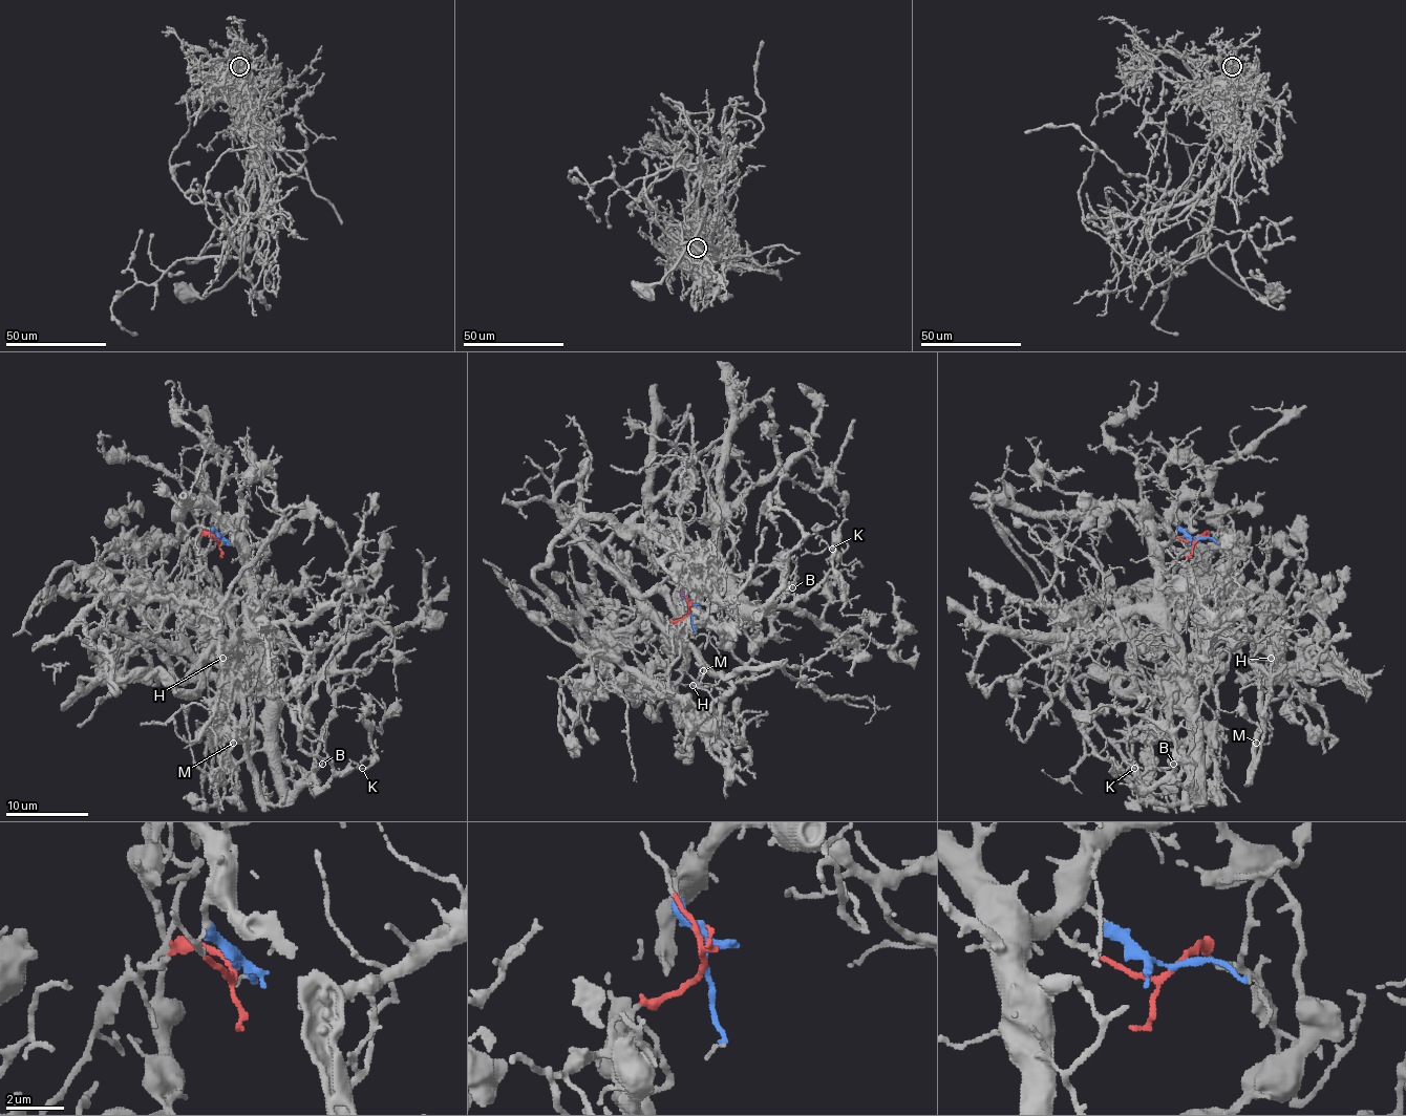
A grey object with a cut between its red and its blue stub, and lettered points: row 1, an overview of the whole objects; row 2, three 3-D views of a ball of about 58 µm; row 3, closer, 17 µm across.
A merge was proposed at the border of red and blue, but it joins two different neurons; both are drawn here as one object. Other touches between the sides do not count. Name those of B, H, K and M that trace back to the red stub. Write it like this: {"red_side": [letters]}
{"red_side": ["H", "M"]}

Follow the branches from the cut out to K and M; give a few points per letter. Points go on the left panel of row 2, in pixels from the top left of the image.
K: (219, 539), (217, 520), (245, 569), (279, 779), (290, 790), (321, 788), (354, 760), (362, 769)
M: (219, 539), (205, 533), (191, 543), (162, 593), (221, 641), (224, 653), (242, 675), (251, 726), (234, 742)

